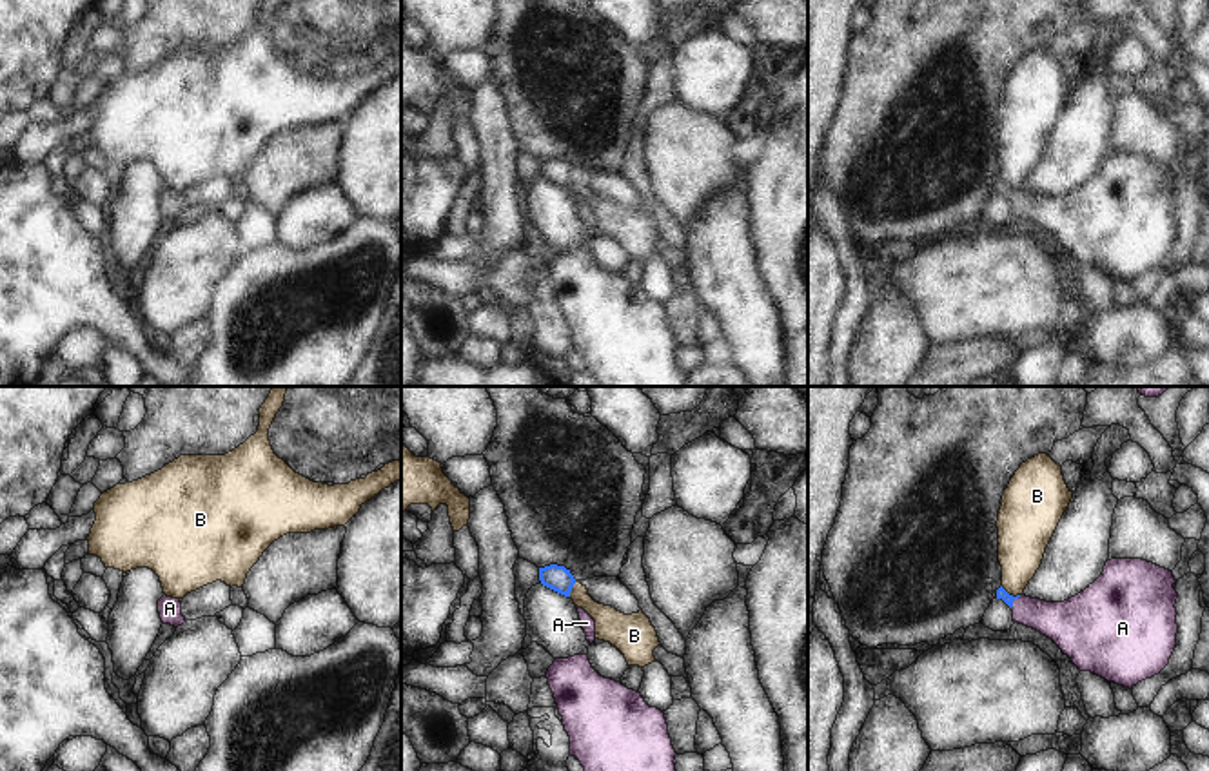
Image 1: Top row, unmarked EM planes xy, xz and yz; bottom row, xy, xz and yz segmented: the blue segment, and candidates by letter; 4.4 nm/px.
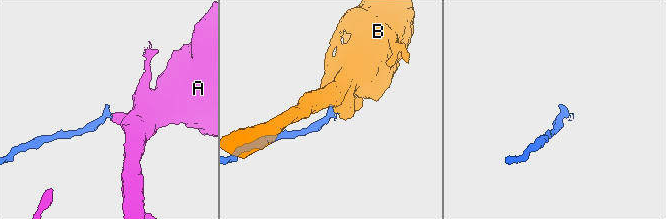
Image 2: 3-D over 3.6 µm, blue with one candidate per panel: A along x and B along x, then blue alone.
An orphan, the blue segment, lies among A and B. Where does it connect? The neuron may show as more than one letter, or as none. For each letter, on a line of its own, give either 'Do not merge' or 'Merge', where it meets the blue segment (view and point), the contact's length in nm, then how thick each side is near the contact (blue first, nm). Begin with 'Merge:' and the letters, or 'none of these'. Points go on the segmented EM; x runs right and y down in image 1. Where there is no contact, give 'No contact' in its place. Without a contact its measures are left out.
Merge: A
A: Merge. Touches blue at yz (1013, 599). Shared border 80 nm. Thickness 50 nm (blue) against 190 nm
B: Do not merge. Touches blue at yz (1008, 594). Shared border 100 nm. Thickness 50 nm (blue) against 220 nm

